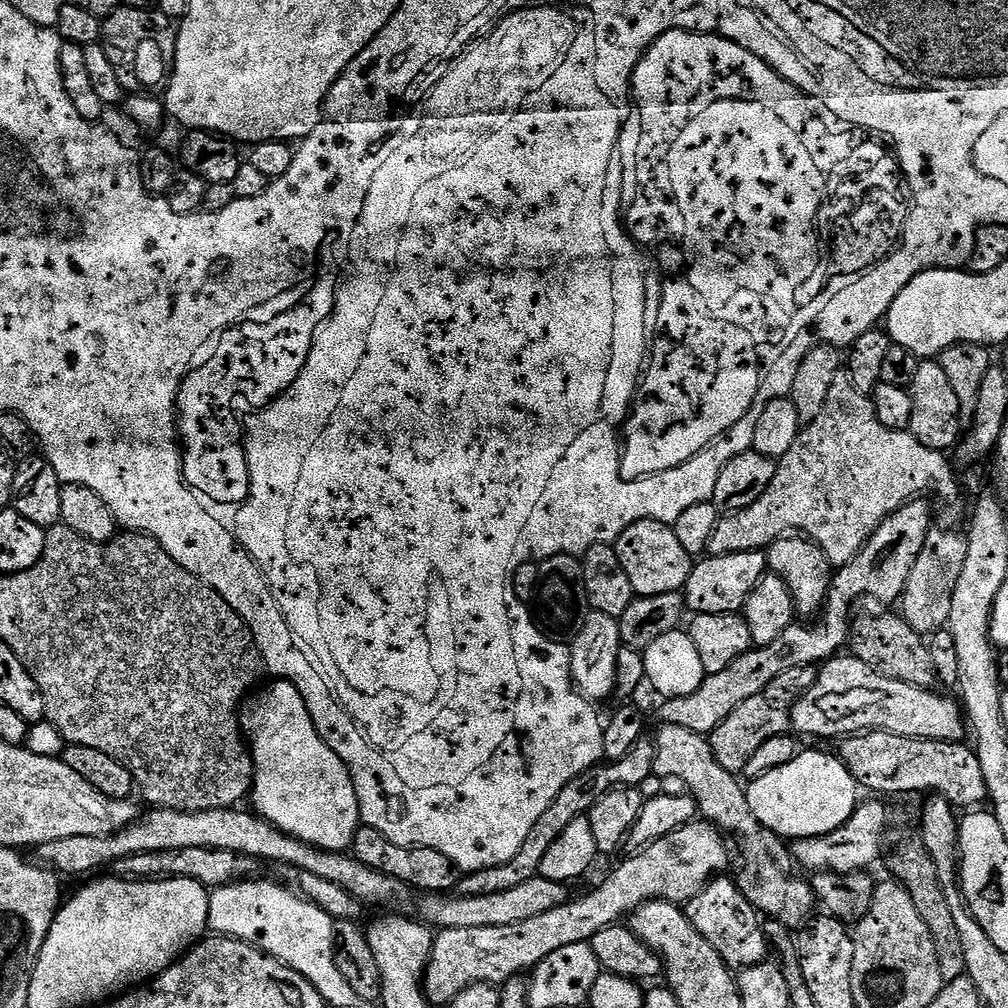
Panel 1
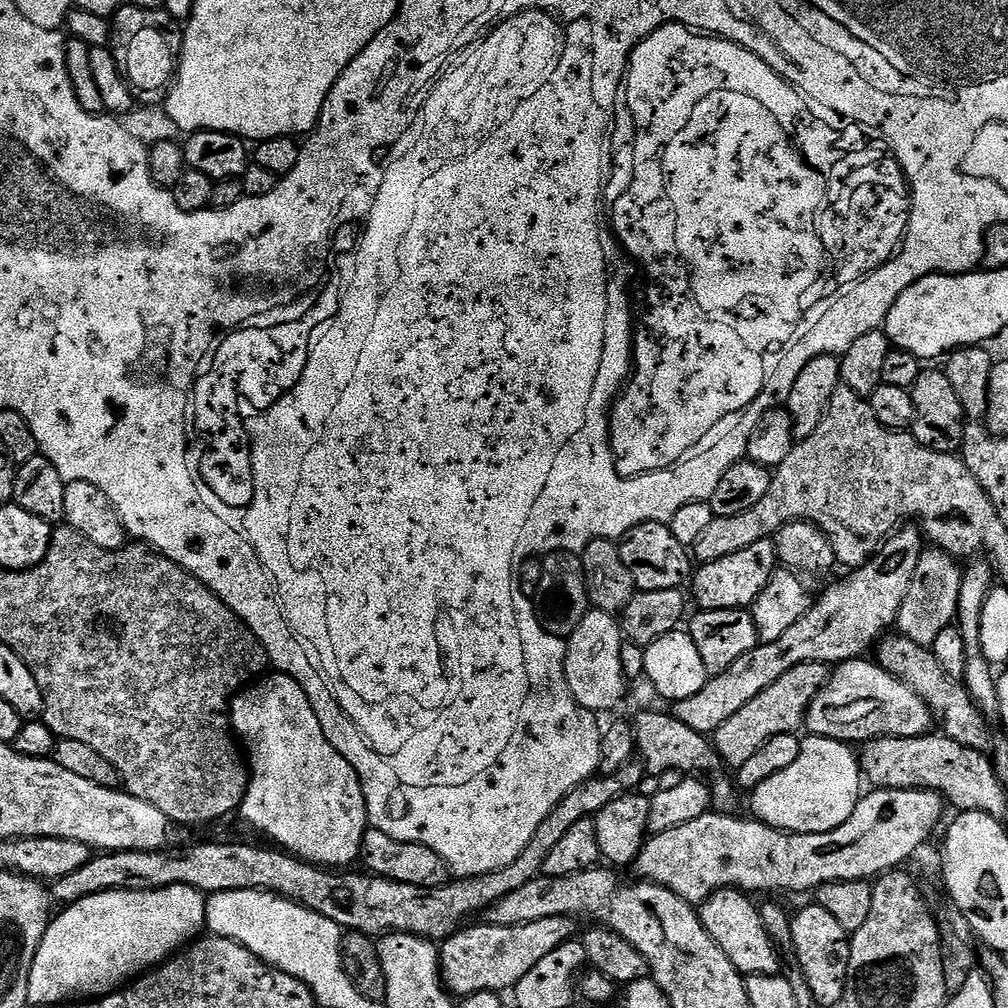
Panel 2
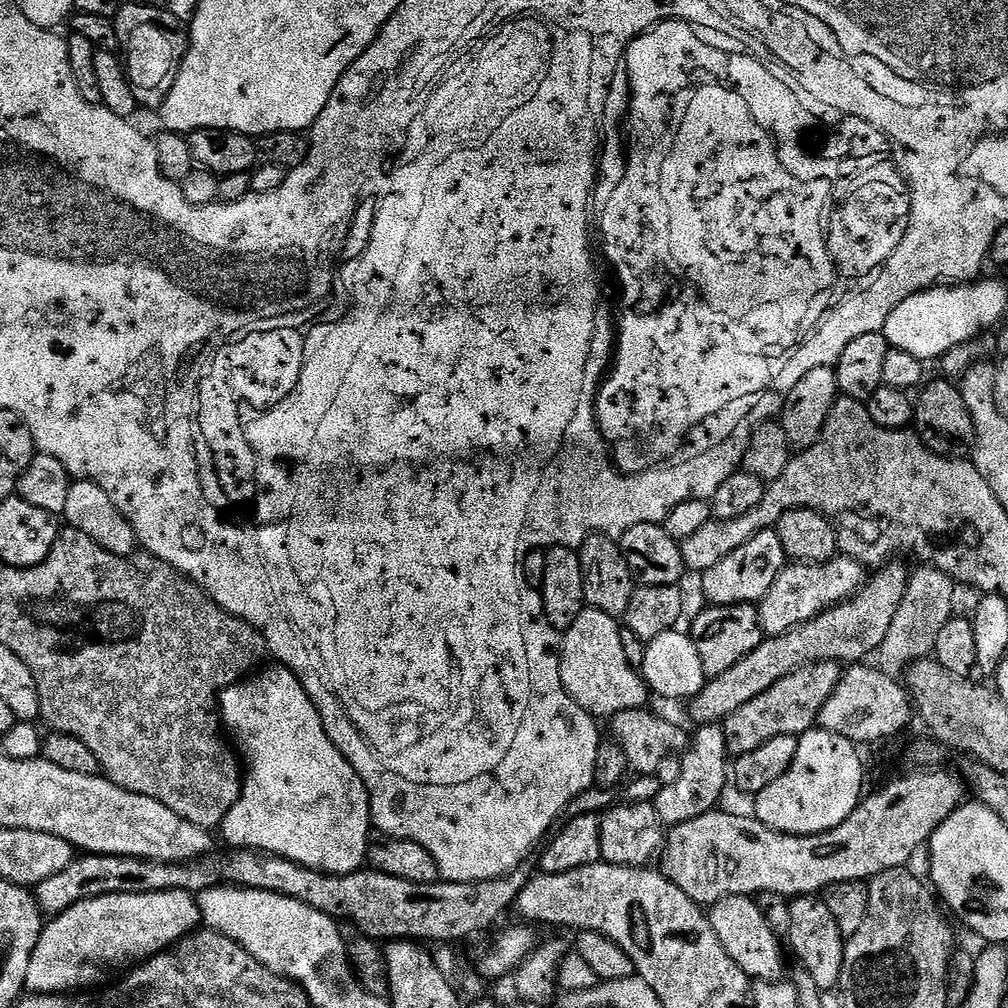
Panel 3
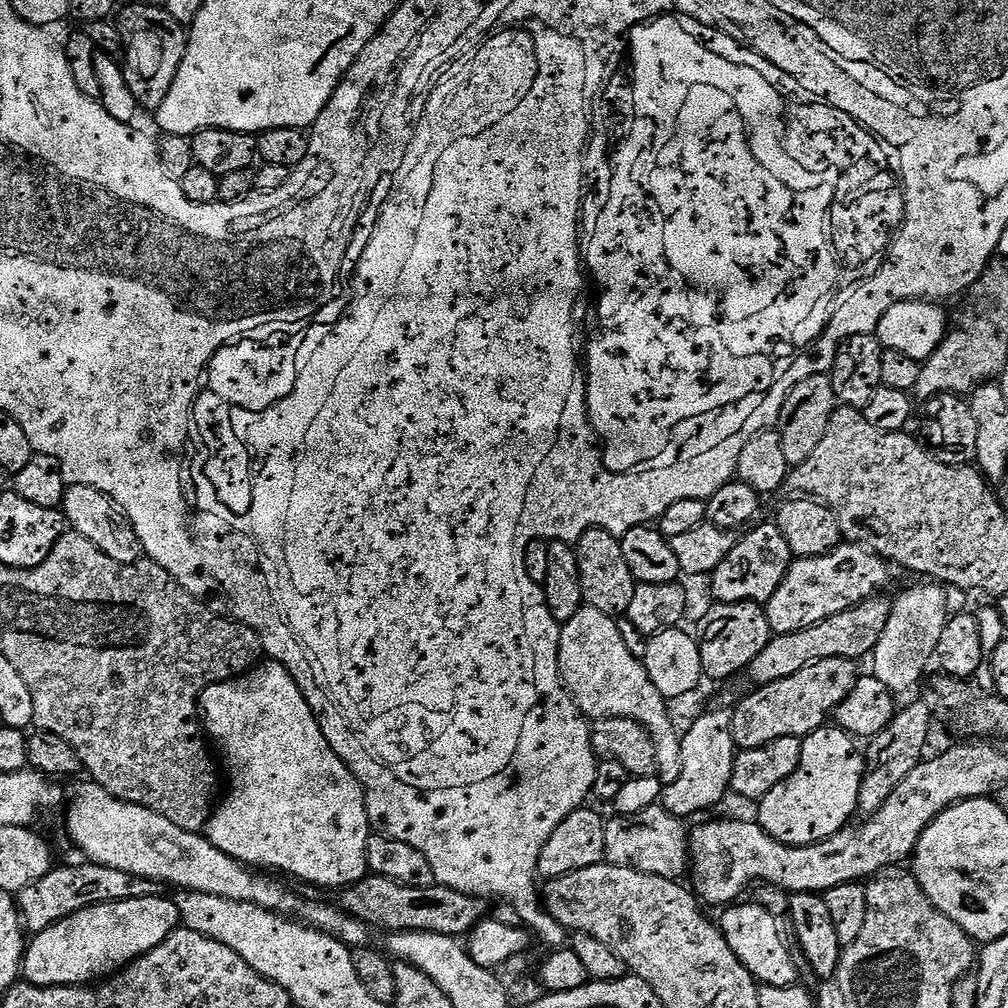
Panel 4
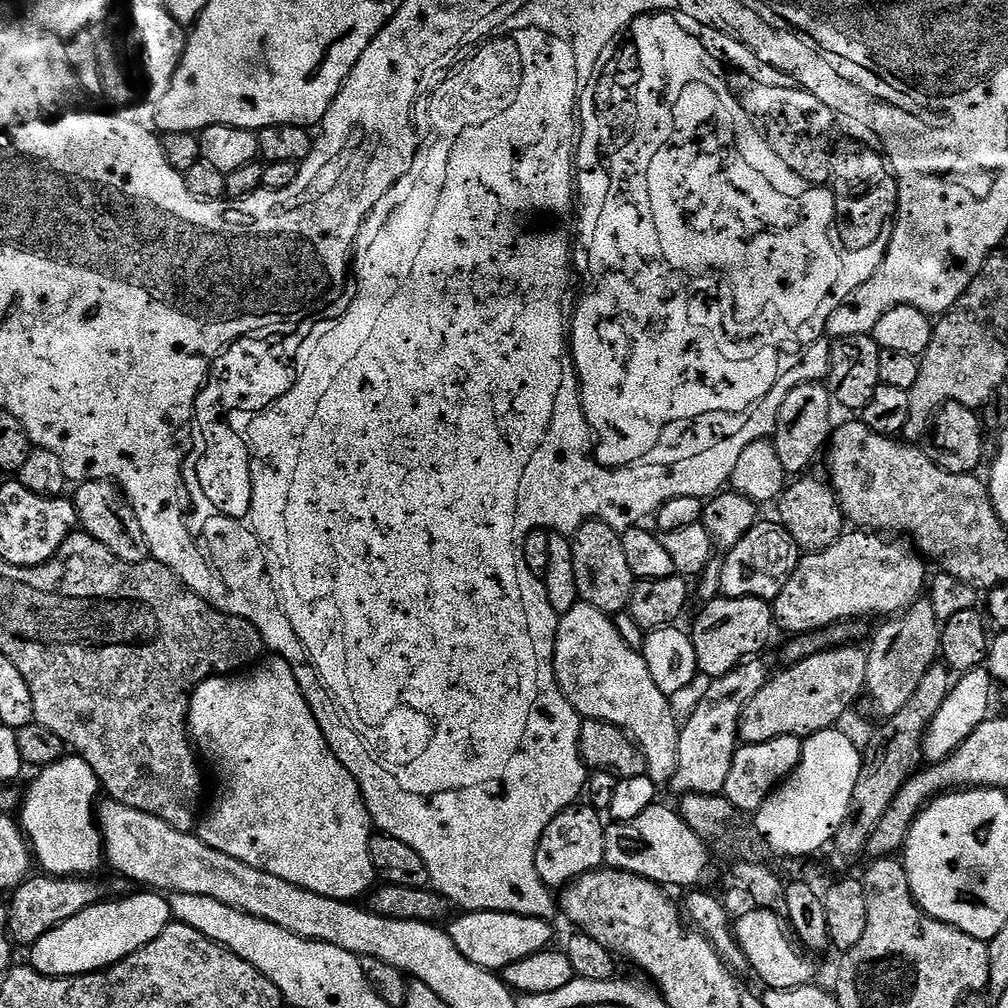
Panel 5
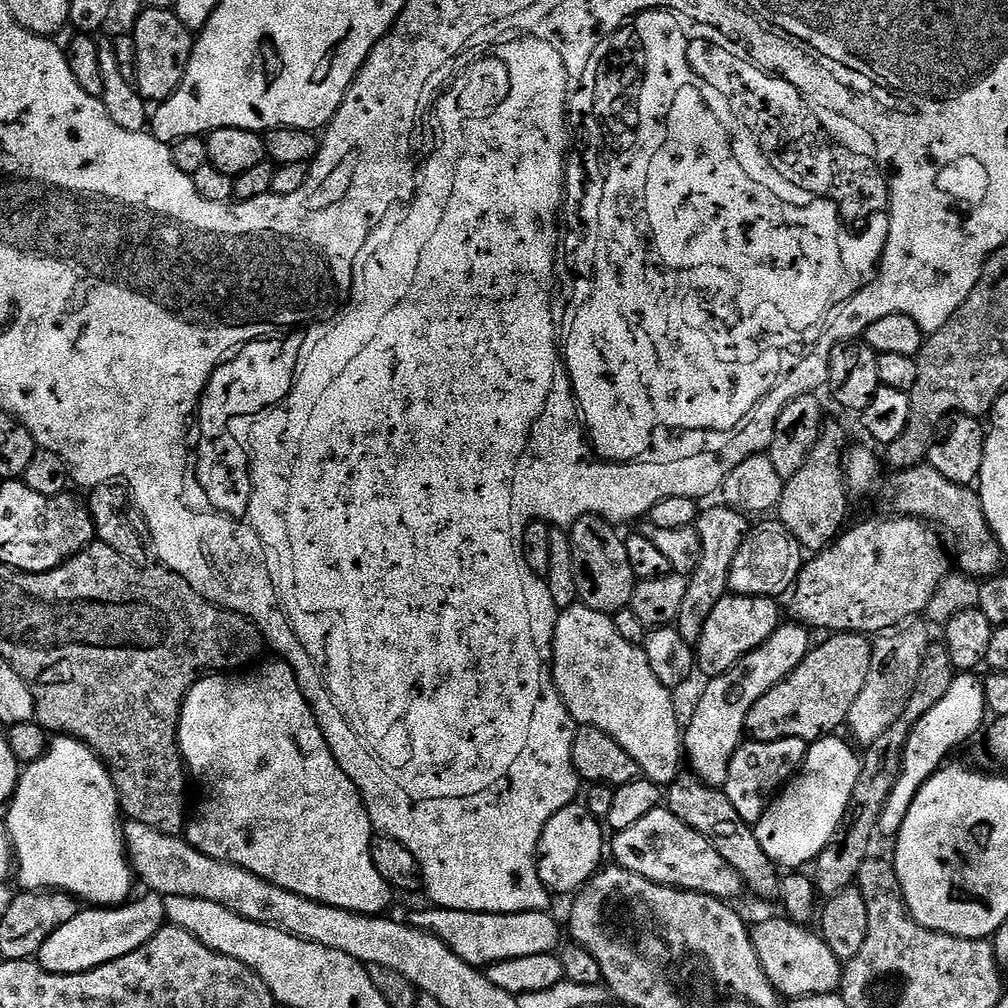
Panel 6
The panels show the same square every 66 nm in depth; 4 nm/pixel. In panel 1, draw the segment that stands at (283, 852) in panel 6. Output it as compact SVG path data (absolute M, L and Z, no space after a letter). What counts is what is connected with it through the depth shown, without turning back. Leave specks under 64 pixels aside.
M276 678L271 682L273 684L269 688L261 687L255 694L249 695L240 713L240 723L250 737L255 772L250 791L250 801L252 800L253 804L251 807L256 815L263 816L286 834L310 846L327 852L348 852L354 834L362 826L358 794L354 790L354 782L350 778L348 768L342 758L338 758L338 754L334 754L334 750L330 750L330 746L326 746L326 742L318 734L299 689L289 680Z

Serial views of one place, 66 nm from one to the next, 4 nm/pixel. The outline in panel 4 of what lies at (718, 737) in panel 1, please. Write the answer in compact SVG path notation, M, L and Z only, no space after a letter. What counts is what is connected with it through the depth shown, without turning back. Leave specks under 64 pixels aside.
M822 658L822 662L814 662L798 674L790 674L790 678L778 678L778 682L770 682L761 688L753 687L752 693L741 702L737 708L731 709L732 721L730 730L734 734L734 742L737 749L754 750L756 747L766 746L775 739L786 738L787 736L805 737L814 730L825 727L830 717L835 713L836 707L848 696L849 690L855 686L858 679L857 661L846 658Z

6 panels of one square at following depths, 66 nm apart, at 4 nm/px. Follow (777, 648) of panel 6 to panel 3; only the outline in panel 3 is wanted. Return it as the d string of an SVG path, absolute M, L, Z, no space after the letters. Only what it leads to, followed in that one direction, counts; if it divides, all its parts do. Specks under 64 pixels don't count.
M702 724L695 729L690 743L680 760L678 779L663 785L654 801L660 821L666 826L675 826L682 822L690 822L693 818L702 818L702 814L717 811L720 799L724 796L724 787L730 784L730 757L726 746L726 734L718 724Z

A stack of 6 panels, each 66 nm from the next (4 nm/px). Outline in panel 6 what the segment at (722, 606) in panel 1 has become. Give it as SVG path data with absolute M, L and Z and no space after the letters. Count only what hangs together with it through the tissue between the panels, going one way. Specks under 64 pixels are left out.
M778 521L768 522L761 528L753 527L742 542L734 562L730 566L729 589L738 596L784 595L795 585L796 577L804 565L803 549L795 546L786 532L784 525Z

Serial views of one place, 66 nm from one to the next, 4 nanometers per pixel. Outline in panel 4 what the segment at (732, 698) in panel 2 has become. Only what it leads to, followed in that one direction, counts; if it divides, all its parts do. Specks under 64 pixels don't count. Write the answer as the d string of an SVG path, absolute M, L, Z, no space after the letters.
M884 594L871 596L850 610L842 610L842 614L834 614L806 630L798 630L794 634L773 636L772 641L750 662L746 670L749 685L761 688L770 682L778 682L778 678L790 678L790 674L798 674L806 666L814 662L822 662L822 658L846 658L857 662L871 657L878 646L878 638L882 638L882 630L886 630L886 622L890 622L892 600Z

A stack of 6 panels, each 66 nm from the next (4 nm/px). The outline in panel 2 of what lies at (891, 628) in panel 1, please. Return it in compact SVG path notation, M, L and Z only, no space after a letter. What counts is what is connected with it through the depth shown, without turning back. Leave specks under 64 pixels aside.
M888 634L875 645L875 652L875 663L879 664L882 670L898 678L898 682L910 686L910 690L914 690L914 694L918 694L918 698L926 702L926 706L938 721L938 728L940 724L939 731L943 735L949 736L954 742L962 742L962 746L970 746L979 752L989 751L993 743L992 732L988 729L989 717L985 716L972 700L972 695L968 692L964 681L950 678L950 674L942 670L942 665L939 664L938 658L934 658L931 647L911 644L899 634Z

